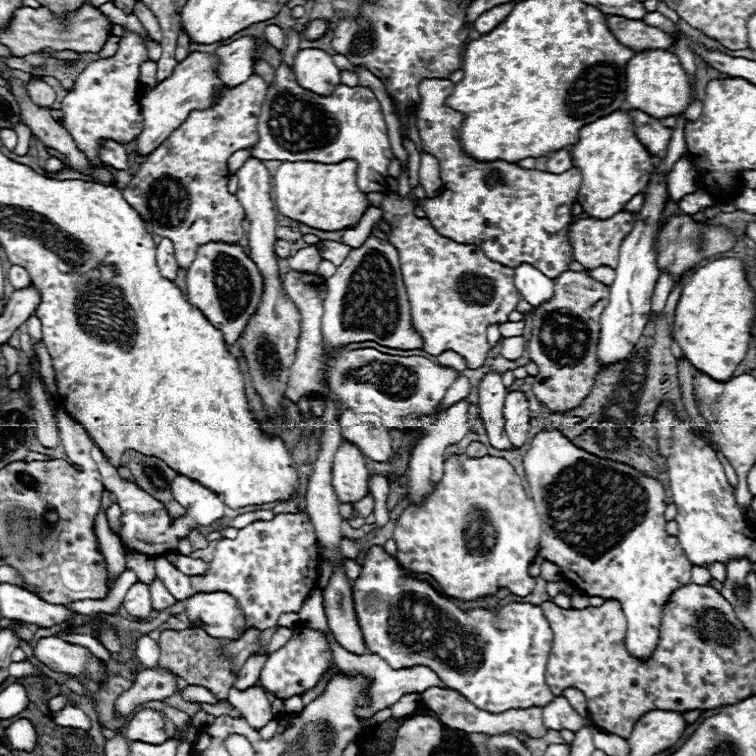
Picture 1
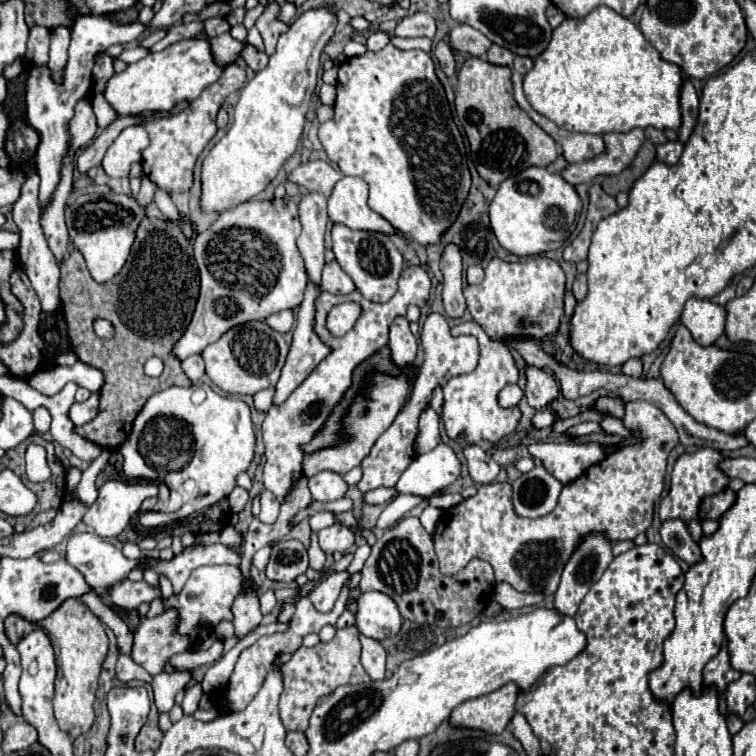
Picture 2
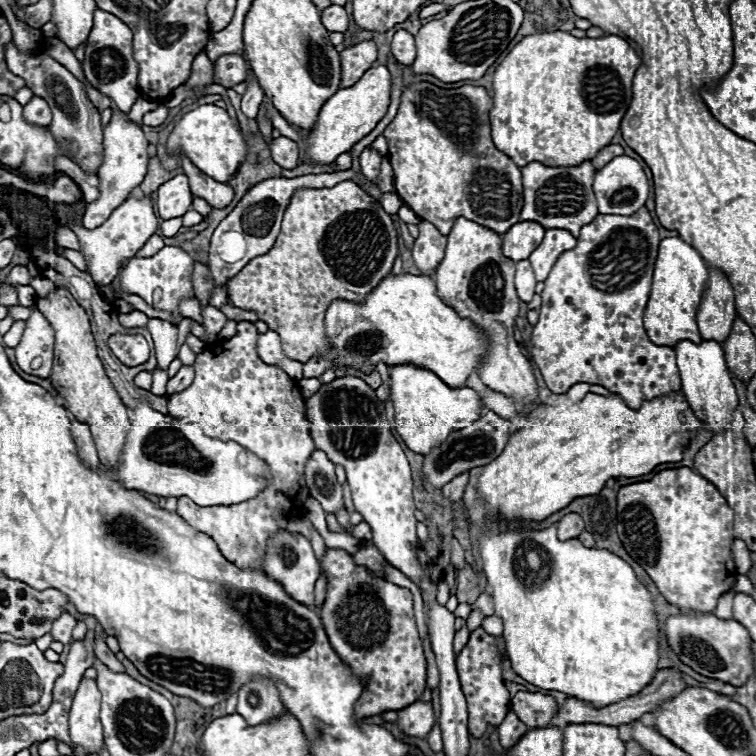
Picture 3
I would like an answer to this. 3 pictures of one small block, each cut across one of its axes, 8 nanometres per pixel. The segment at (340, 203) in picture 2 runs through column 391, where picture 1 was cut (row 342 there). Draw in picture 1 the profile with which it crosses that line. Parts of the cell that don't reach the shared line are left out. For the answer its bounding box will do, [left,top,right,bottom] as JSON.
[186,242,262,346]

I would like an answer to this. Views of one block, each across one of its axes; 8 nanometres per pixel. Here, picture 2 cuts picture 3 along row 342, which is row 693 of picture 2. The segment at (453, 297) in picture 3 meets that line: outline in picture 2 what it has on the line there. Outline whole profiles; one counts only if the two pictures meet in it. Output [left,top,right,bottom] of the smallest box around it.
[450,682,518,734]

